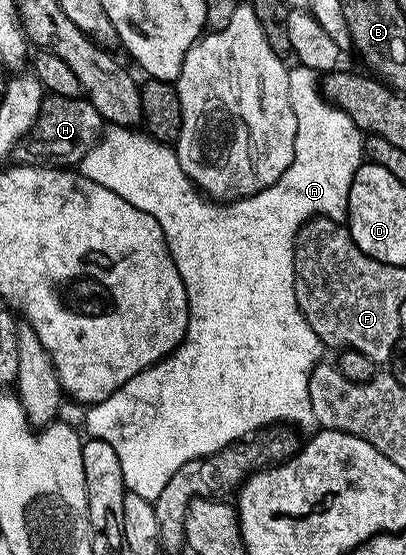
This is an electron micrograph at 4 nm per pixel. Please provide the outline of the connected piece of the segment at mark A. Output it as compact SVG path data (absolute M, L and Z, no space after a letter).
M301 66L289 69L288 94L292 102L292 114L296 114L296 150L292 158L292 166L288 166L288 170L284 170L282 177L272 186L260 190L255 196L246 197L245 200L219 202L204 198L203 193L199 192L197 186L188 178L188 174L184 174L178 161L177 151L171 145L163 144L161 140L153 139L141 131L138 133L138 130L134 128L107 127L102 133L101 140L94 143L92 150L88 150L88 154L84 154L80 165L81 175L87 176L92 182L96 182L116 194L120 194L120 198L124 198L124 202L132 202L132 206L136 206L136 210L144 210L148 214L152 214L152 218L156 218L156 222L160 222L160 230L164 230L164 238L168 250L172 254L172 262L176 262L176 270L180 270L180 278L184 282L182 292L188 298L188 304L184 307L184 316L188 320L186 339L179 344L175 352L171 352L163 360L157 360L153 366L145 368L140 374L128 378L128 382L124 382L124 386L120 386L120 390L116 390L110 396L105 396L99 404L91 404L85 409L87 432L85 435L95 440L108 442L108 446L112 446L112 450L116 450L116 458L120 458L120 470L126 483L126 490L140 498L154 501L160 494L160 490L164 490L168 478L172 478L172 474L176 470L180 470L180 466L184 466L184 462L192 462L201 456L210 456L224 446L245 441L251 434L257 433L269 425L289 422L299 429L301 429L300 427L310 429L315 427L312 402L308 398L308 382L314 365L323 359L324 345L318 339L316 330L312 330L312 326L308 326L308 322L296 302L294 239L302 229L302 225L314 216L326 216L329 220L339 222L345 221L348 190L352 186L352 178L356 174L356 170L364 163L364 133L352 122L352 118L348 118L348 114L344 114L342 108L326 101L319 84L319 73L312 69Z

